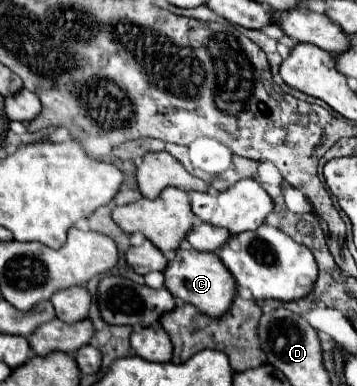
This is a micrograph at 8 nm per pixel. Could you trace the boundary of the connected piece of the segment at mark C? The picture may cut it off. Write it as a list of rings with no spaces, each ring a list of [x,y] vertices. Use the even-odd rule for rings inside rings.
[[[179,249],[177,257],[169,261],[163,275],[165,275],[165,287],[173,293],[173,297],[197,307],[201,313],[213,319],[223,317],[231,309],[233,299],[237,297],[237,281],[229,273],[229,269],[221,265],[221,259],[215,253]]]

